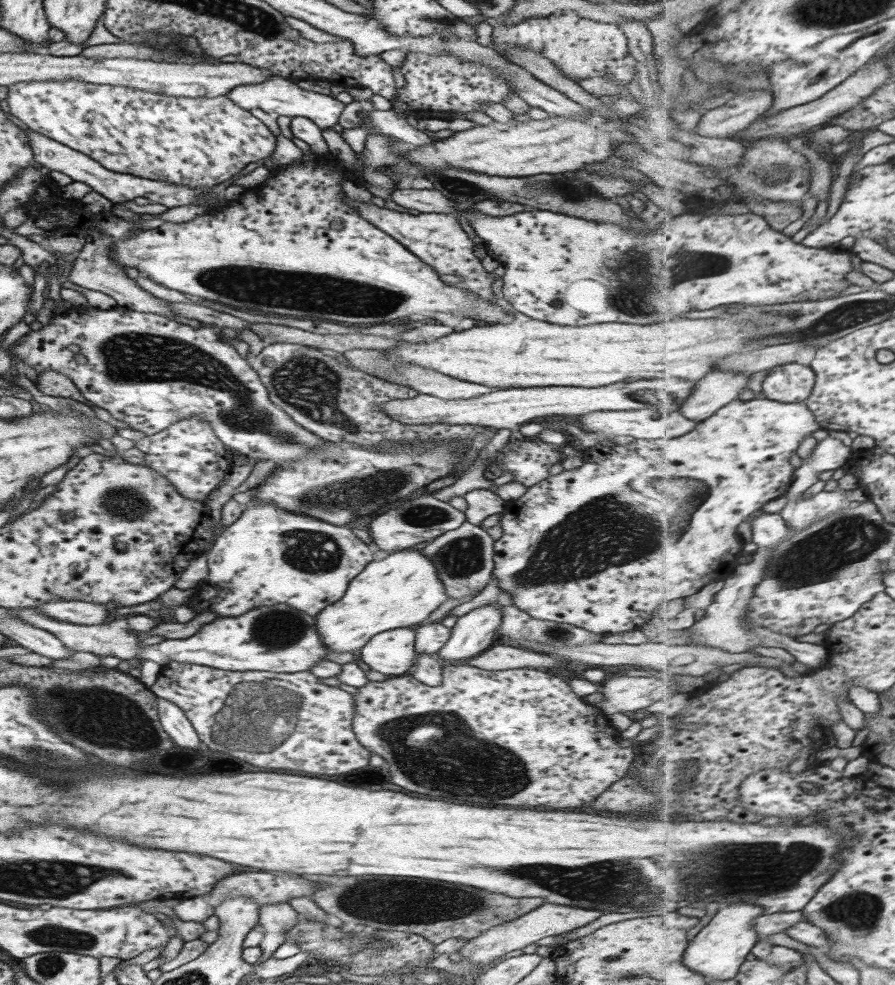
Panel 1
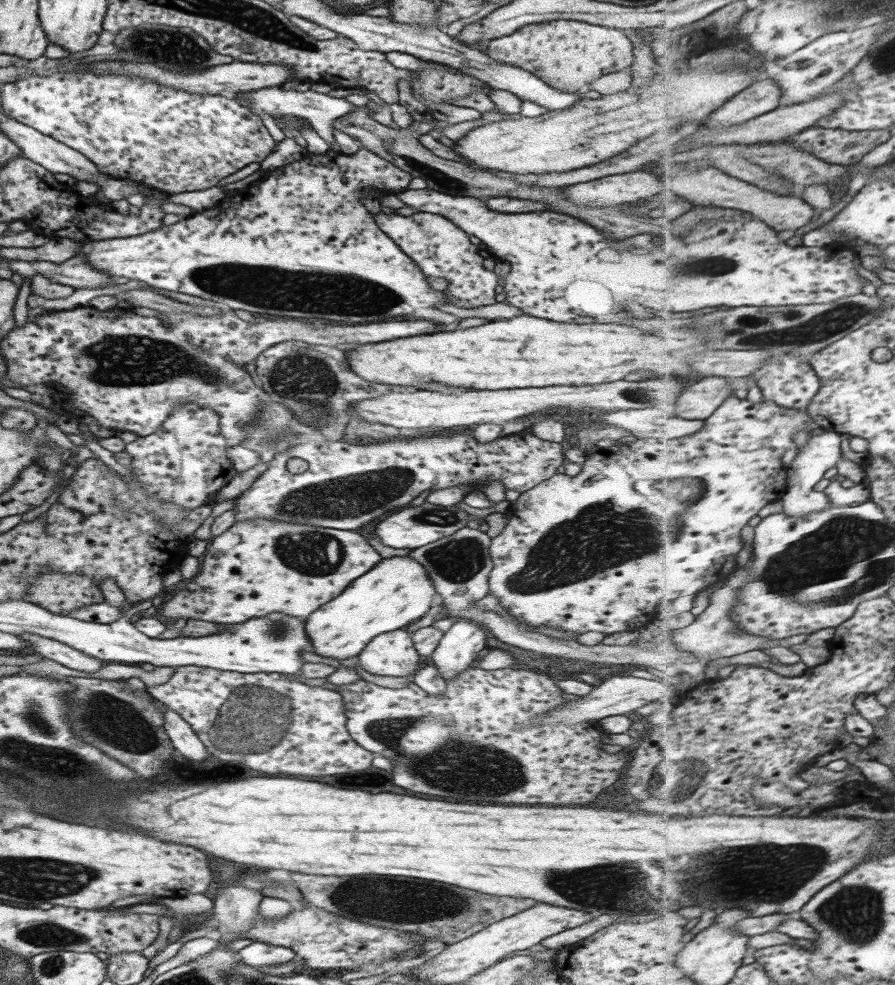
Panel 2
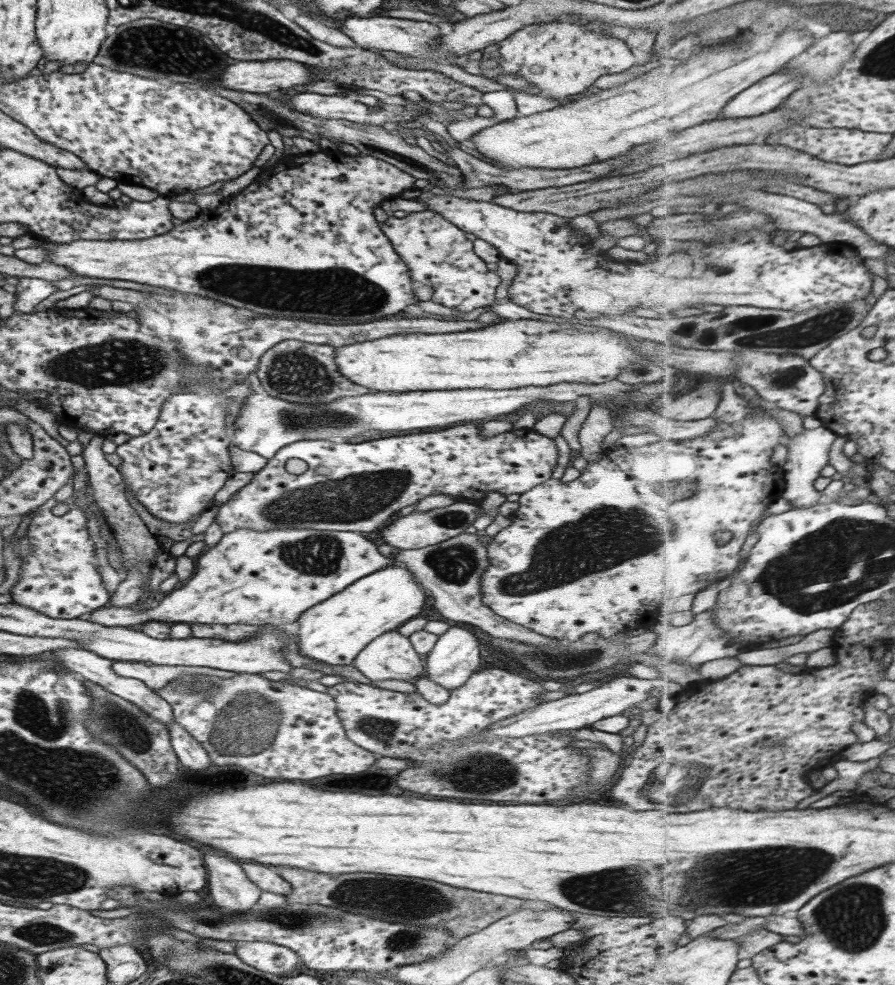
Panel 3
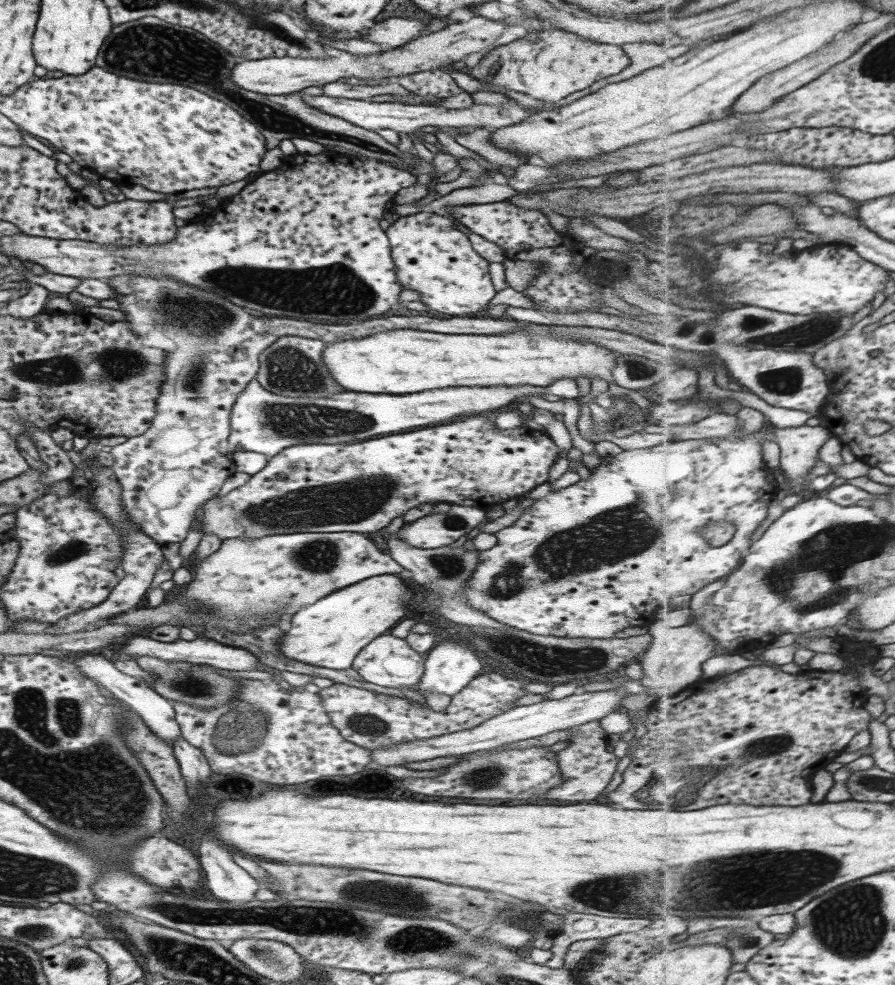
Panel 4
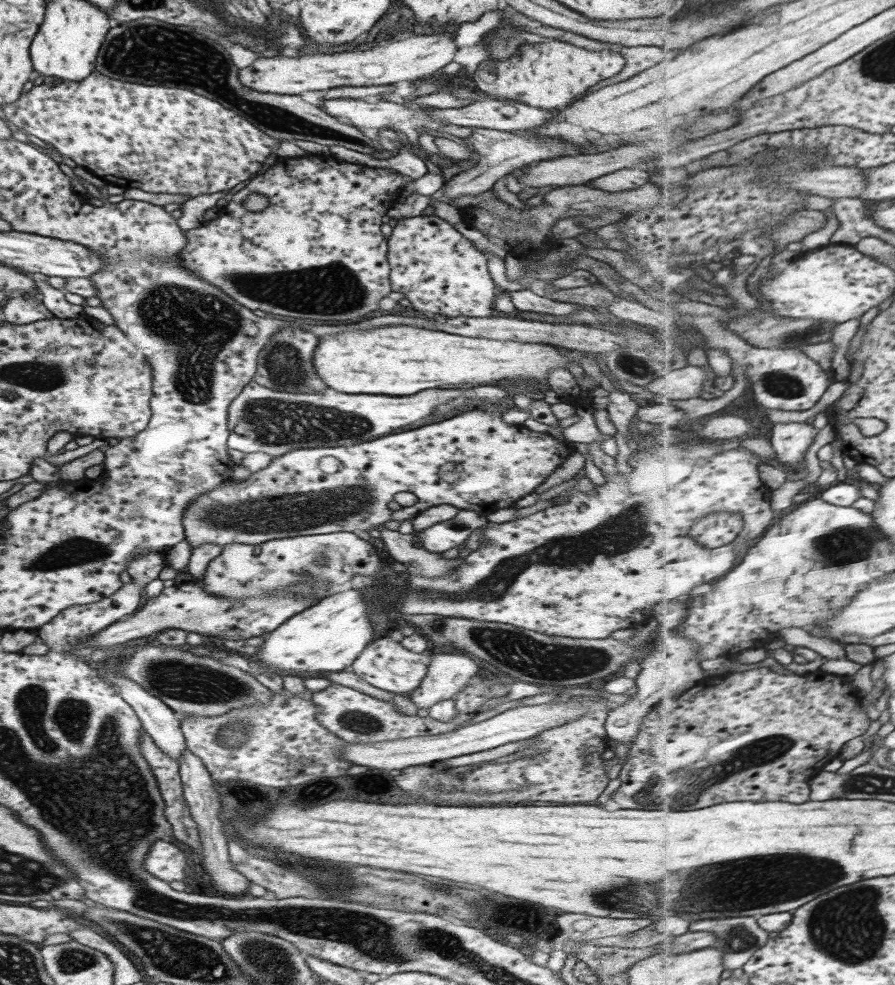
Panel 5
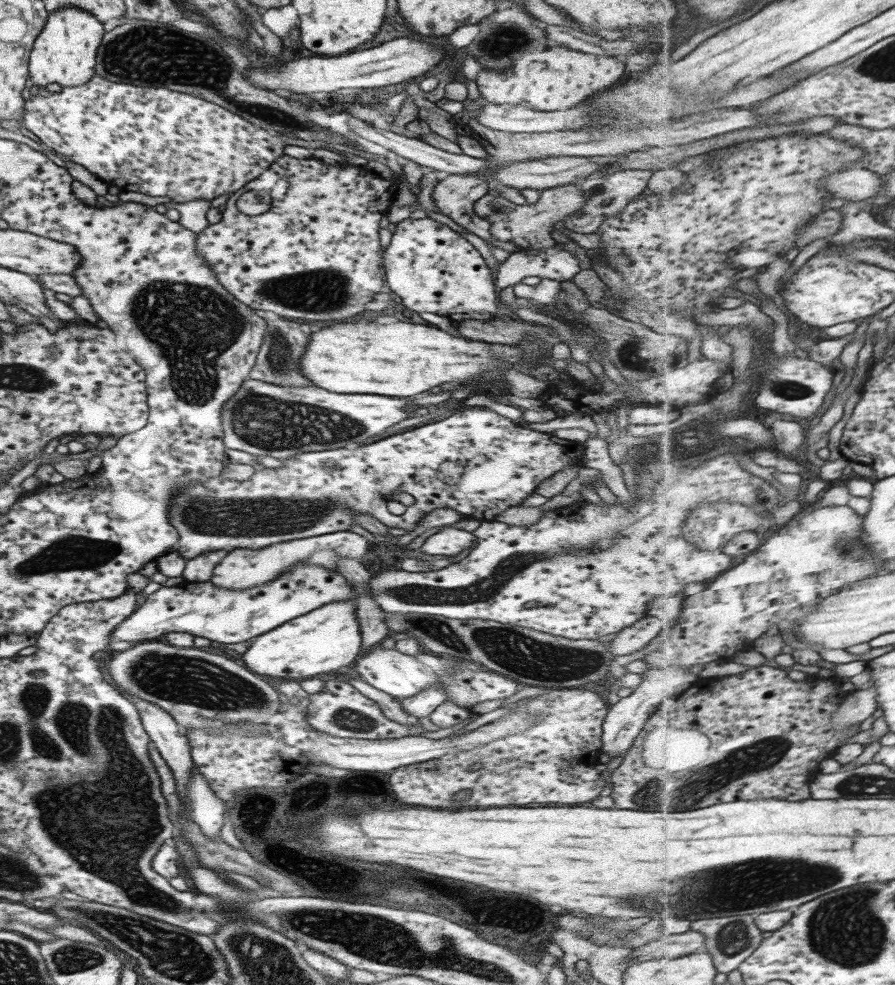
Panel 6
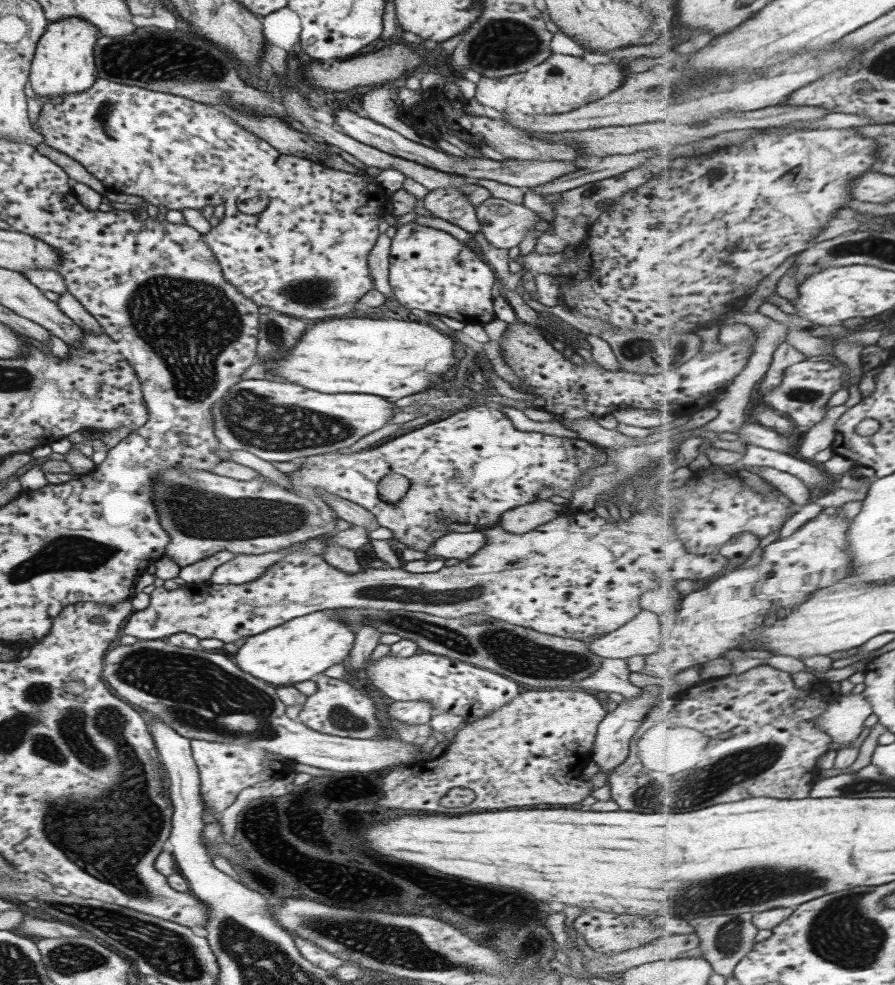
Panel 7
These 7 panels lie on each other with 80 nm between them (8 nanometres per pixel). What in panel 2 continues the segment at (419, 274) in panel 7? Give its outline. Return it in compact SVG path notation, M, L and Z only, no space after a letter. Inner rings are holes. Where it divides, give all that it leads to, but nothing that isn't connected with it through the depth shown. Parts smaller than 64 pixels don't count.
M417 212L411 216L379 213L374 217L376 226L405 256L409 257L427 277L444 279L448 286L443 291L446 303L461 308L477 308L495 303L495 295L500 288L501 278L481 265L476 246L455 225L443 216L427 212Z

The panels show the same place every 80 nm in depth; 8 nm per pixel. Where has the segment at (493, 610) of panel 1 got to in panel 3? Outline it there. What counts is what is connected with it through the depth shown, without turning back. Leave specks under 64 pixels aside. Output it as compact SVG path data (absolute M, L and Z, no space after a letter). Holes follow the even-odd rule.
M461 625L449 627L423 656L423 674L435 684L446 688L447 692L453 692L477 670L480 646L468 629Z

